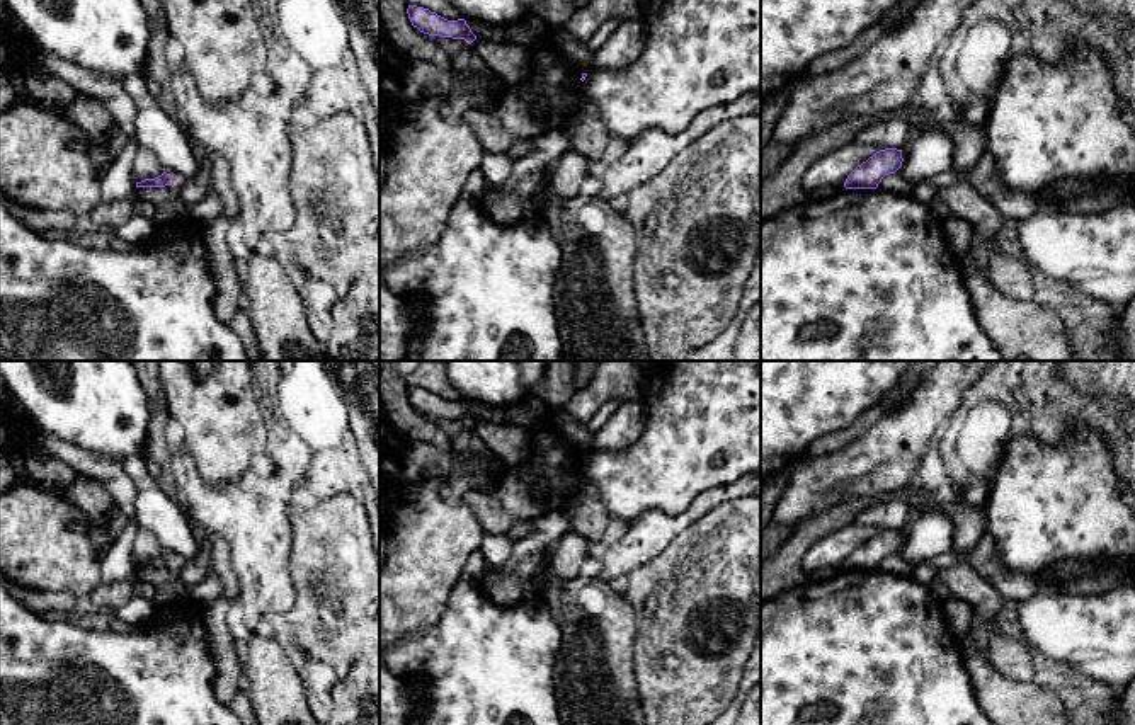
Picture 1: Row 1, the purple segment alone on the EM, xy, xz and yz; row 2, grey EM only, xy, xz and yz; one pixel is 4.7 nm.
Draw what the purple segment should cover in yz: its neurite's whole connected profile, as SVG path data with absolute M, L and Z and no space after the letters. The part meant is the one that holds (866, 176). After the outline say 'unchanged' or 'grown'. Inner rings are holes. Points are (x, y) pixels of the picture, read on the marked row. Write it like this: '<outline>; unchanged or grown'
M885 148L858 165L846 179L846 189L876 189L881 179L902 167L902 150Z; unchanged

